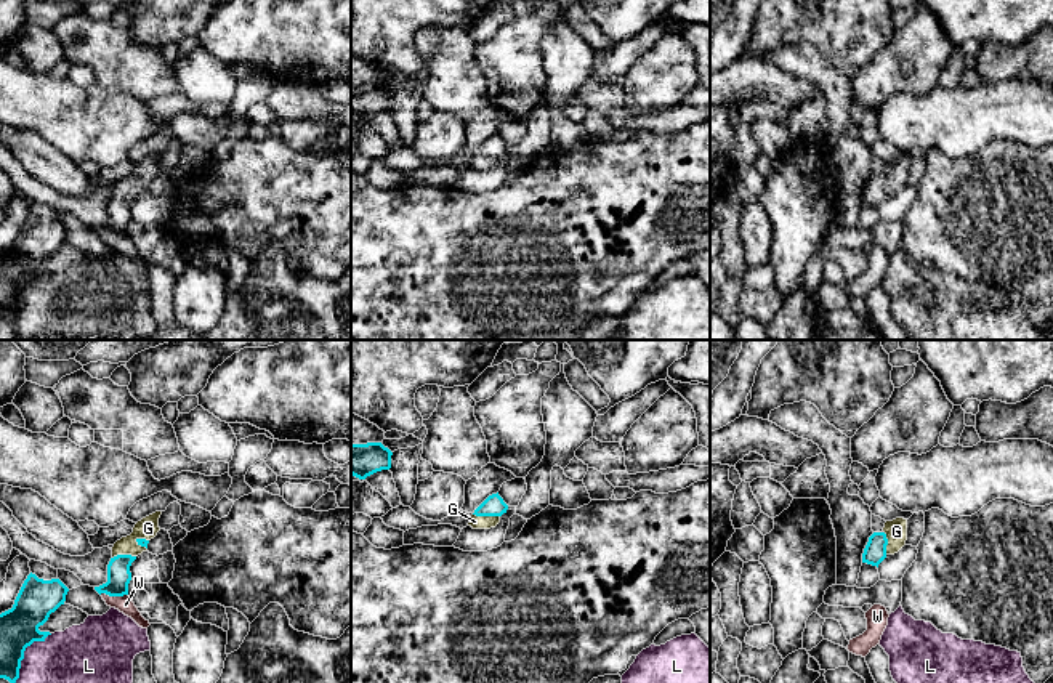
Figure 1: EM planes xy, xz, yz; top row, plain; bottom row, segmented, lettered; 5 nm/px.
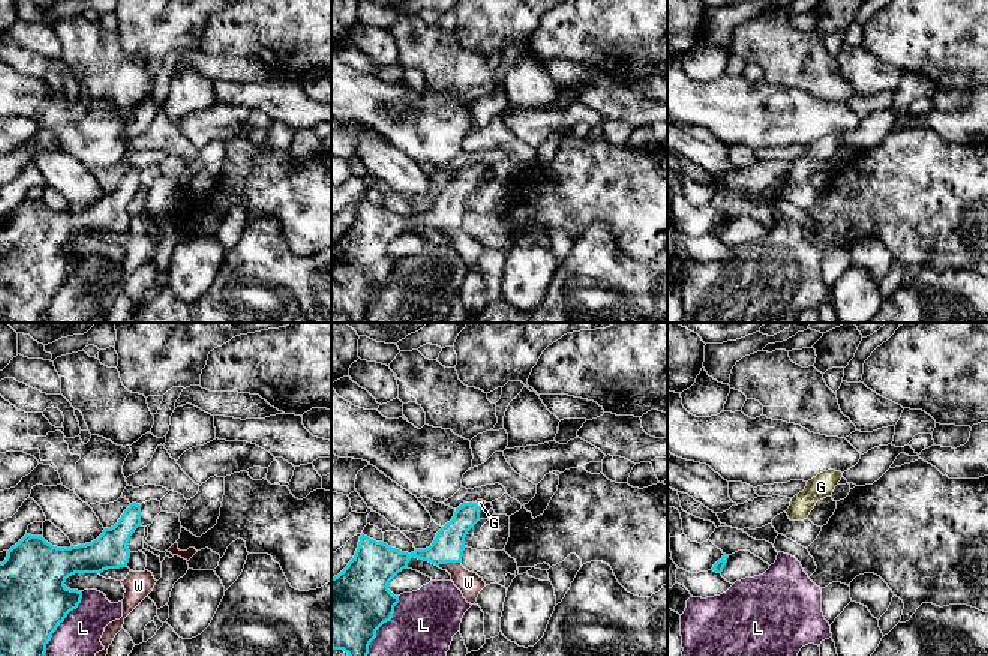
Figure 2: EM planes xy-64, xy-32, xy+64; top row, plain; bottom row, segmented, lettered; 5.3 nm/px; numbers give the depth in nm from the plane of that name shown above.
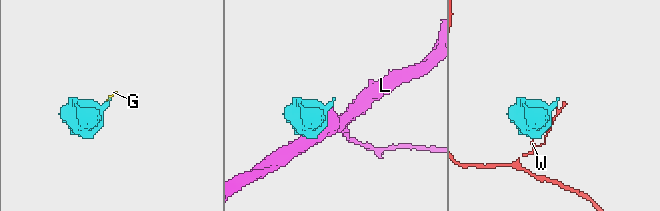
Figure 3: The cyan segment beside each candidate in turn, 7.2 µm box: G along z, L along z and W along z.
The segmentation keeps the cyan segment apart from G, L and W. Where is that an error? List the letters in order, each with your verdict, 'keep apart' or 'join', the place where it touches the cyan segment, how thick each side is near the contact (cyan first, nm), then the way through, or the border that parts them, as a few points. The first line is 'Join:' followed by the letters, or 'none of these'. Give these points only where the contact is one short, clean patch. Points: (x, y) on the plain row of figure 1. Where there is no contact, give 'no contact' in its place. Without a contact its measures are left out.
Join: G
G: join; meets cyan in xz at (486, 156); 110 nm thick on the cyan side, 60 nm on the other; runs through xz (494, 146), (486, 156), (475, 162)
L: keep apart; meets cyan in xy at (23, 295); 190 nm thick on the cyan side, 460 nm on the other
W: keep apart; meets cyan in xy at (114, 236); 120 nm thick on the cyan side, 90 nm on the other; border along xy (100, 234), (127, 236)

